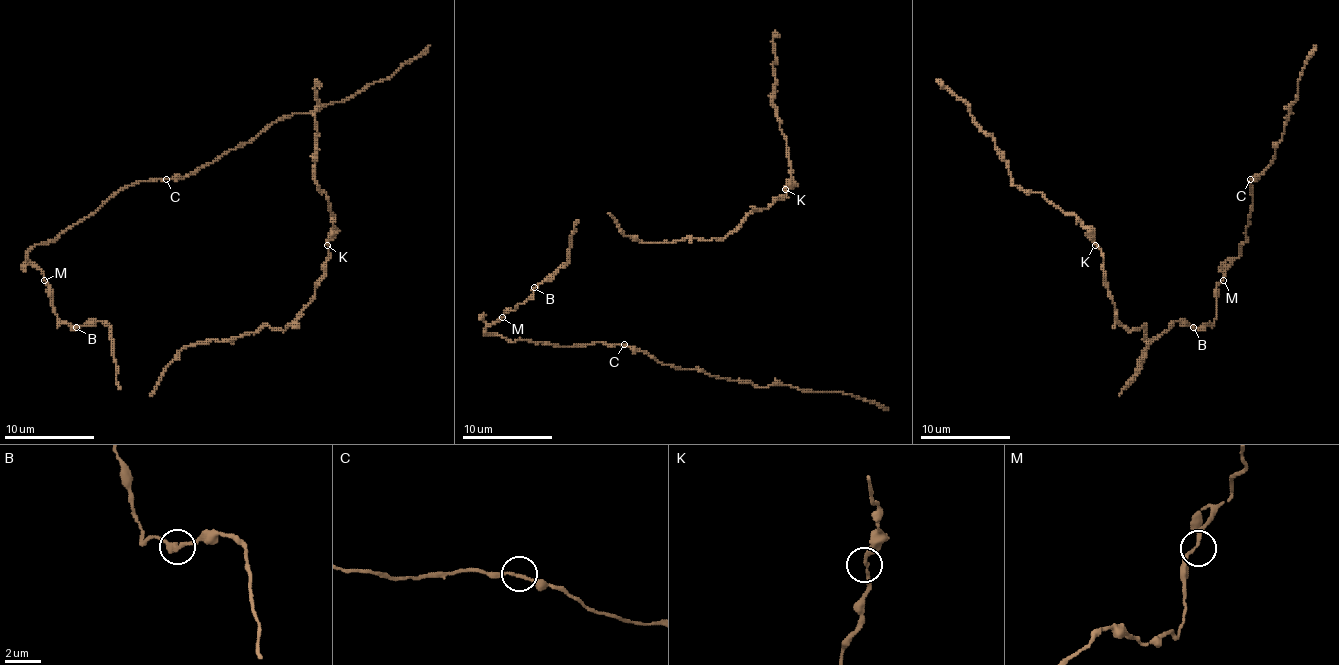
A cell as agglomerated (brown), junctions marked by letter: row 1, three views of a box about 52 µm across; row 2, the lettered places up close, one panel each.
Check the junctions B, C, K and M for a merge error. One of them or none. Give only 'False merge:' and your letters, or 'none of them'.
False merge: none of them

